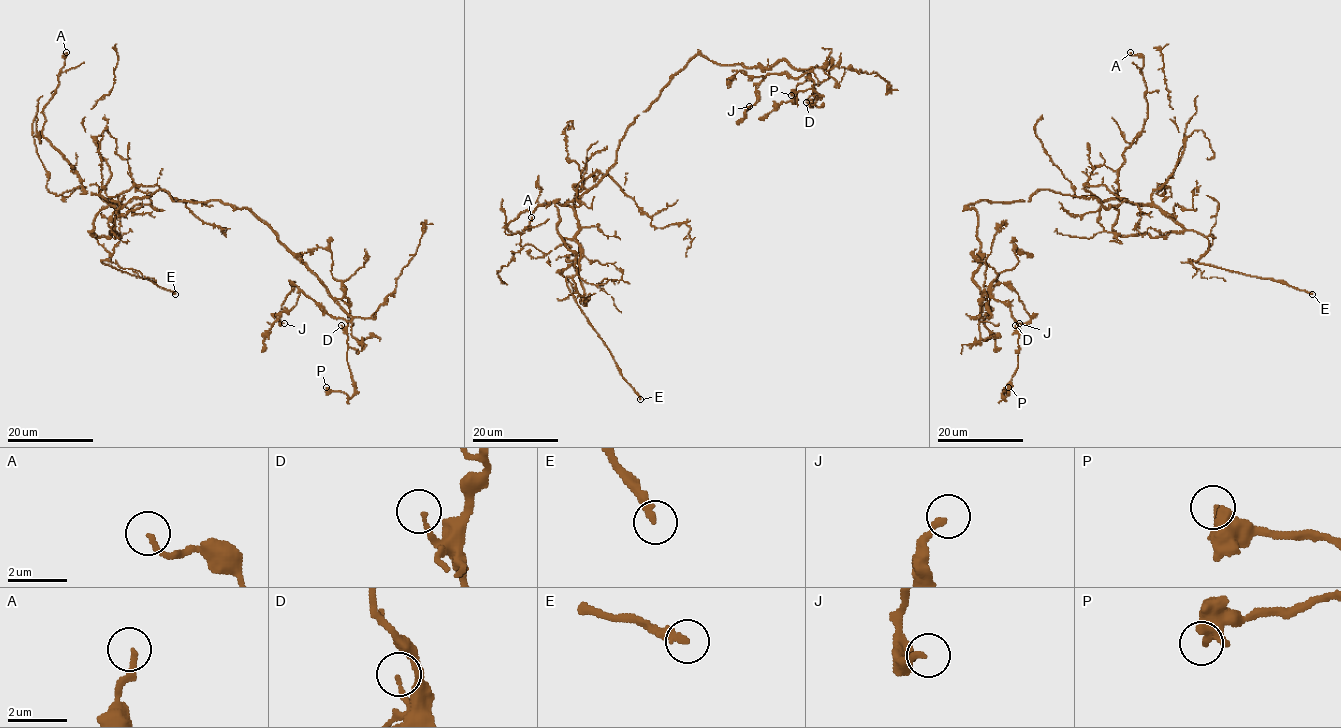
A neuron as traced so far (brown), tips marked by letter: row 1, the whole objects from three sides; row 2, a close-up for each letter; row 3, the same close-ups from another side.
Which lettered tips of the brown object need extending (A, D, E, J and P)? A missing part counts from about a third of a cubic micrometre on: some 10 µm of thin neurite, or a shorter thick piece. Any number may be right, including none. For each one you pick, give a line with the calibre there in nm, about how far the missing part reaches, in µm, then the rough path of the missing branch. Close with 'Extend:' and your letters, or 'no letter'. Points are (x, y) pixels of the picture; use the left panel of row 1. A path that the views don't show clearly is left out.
E: 280 nm thick; about 80 µm are missing
Extend: E

